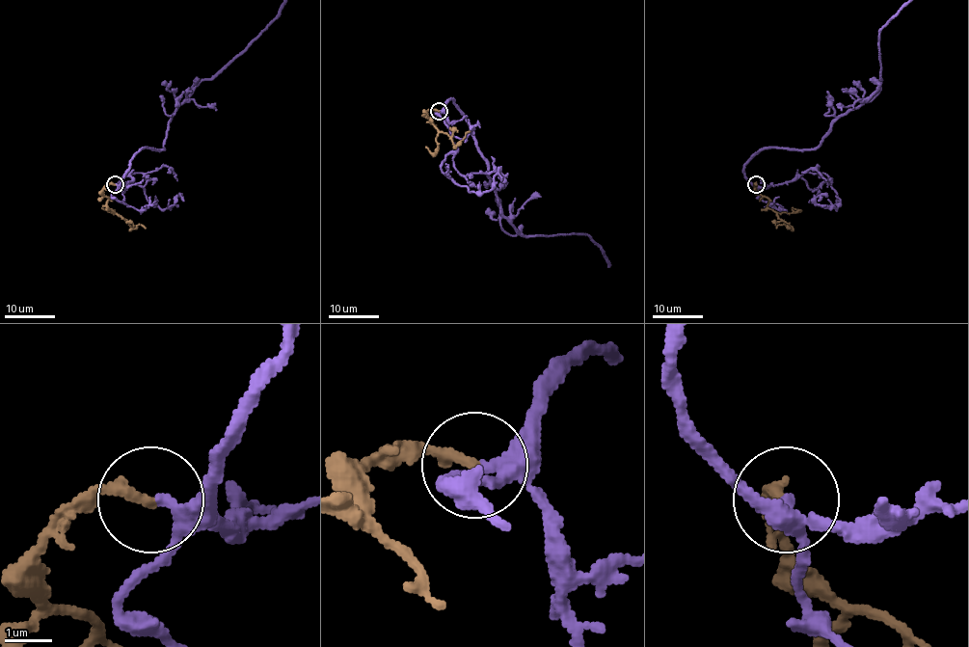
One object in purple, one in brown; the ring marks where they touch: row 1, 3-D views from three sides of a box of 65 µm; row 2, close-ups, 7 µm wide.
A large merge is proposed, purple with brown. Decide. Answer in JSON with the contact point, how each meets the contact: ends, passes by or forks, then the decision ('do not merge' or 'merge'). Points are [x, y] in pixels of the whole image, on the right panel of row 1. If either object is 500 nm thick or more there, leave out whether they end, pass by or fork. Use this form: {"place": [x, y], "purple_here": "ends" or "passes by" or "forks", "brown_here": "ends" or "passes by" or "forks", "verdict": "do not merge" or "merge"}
{"place": [756, 184], "purple_here": "forks", "brown_here": "ends", "verdict": "merge"}

